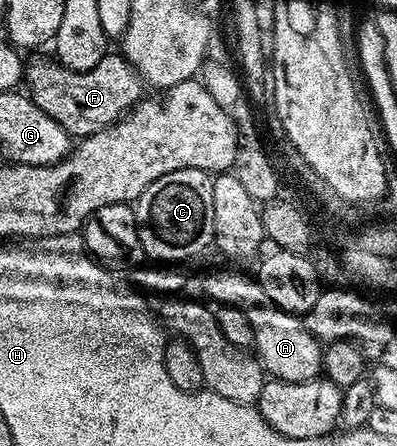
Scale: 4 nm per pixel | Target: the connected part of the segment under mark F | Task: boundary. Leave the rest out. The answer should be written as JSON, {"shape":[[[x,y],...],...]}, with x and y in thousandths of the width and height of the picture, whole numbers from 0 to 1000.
{"shape":[[[295,114],[267,117],[259,132],[249,132],[249,141],[239,141],[239,150],[229,159],[179,159],[169,148],[154,143],[141,132],[126,137],[73,137],[68,152],[60,157],[60,188],[73,188],[71,206],[83,220],[83,229],[108,249],[118,249],[118,258],[128,258],[128,267],[139,267],[139,276],[149,276],[174,298],[176,309],[202,312],[227,307],[249,294],[280,287],[290,274],[305,269],[348,226],[358,224],[360,184],[348,168],[340,148],[332,146],[320,130]]]}

